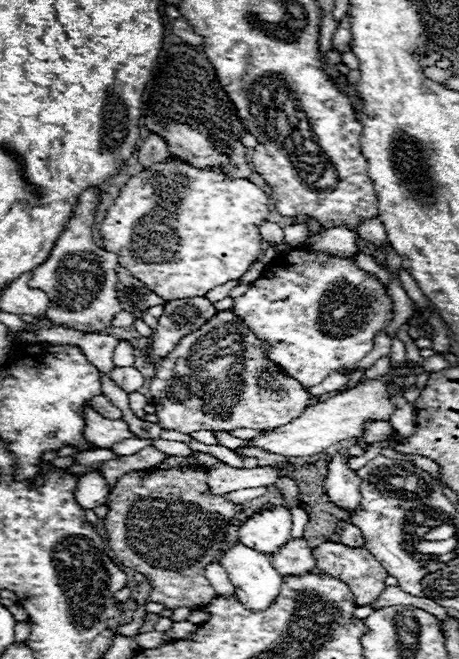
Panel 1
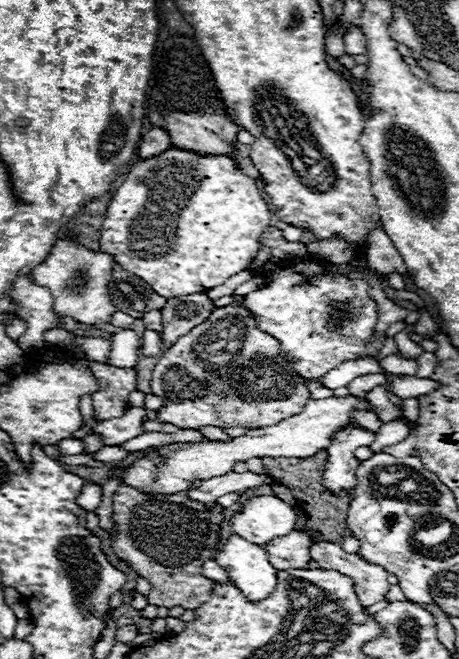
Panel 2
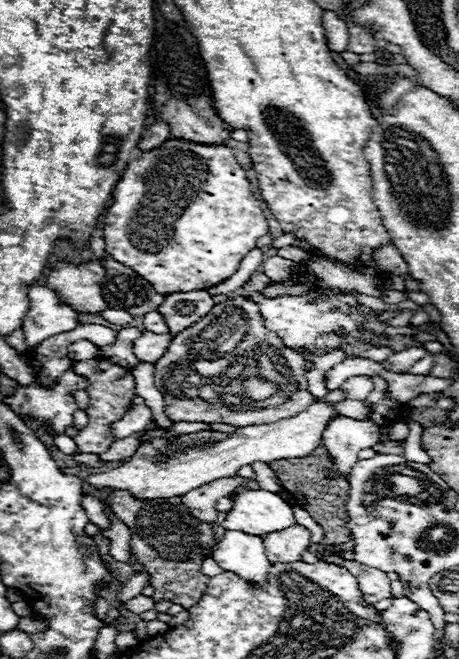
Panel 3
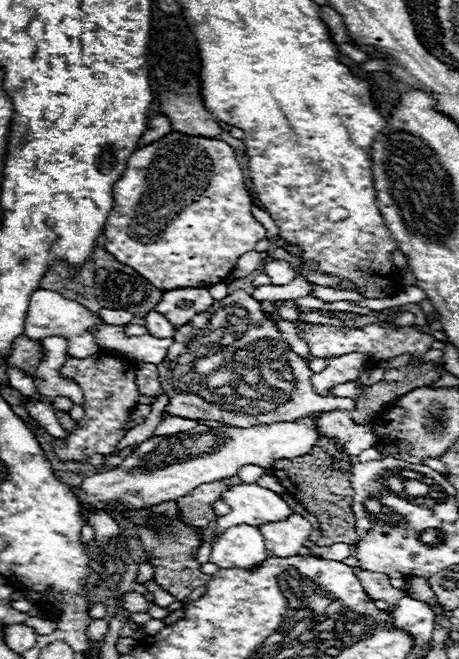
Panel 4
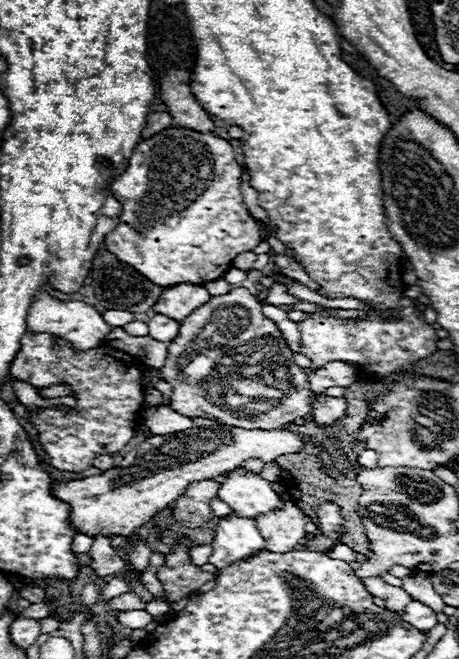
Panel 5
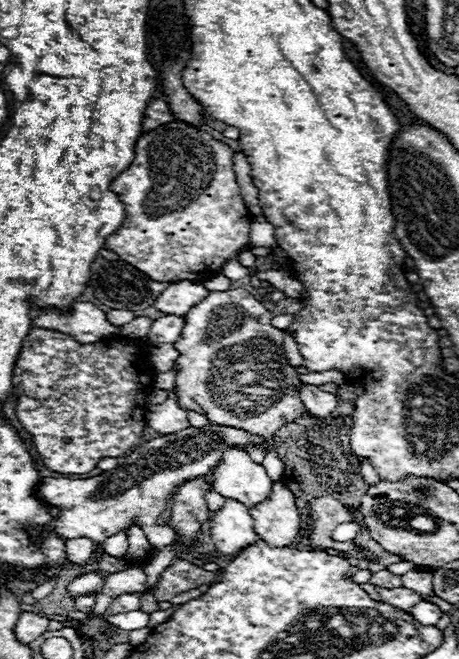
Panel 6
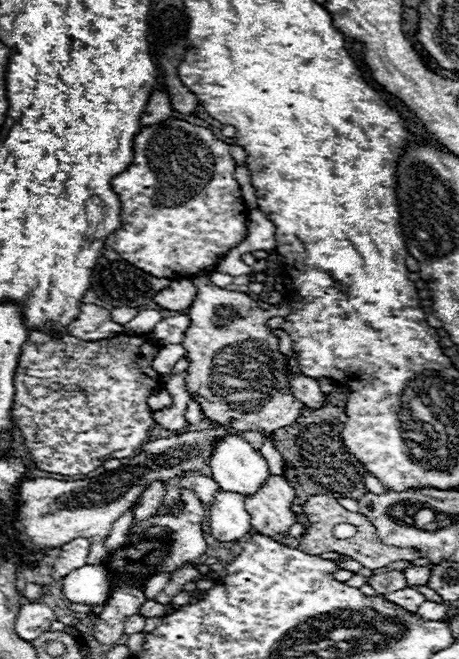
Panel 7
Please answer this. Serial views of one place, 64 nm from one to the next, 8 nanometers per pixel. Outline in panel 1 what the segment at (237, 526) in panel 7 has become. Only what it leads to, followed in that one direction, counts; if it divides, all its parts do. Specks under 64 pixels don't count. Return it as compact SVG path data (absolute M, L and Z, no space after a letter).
M236 544L232 546L220 560L220 564L226 568L228 578L236 590L236 598L244 604L244 608L252 610L252 612L264 612L268 610L274 600L280 594L280 586L282 586L282 576L276 572L276 568L270 564L268 556L244 546L244 544Z

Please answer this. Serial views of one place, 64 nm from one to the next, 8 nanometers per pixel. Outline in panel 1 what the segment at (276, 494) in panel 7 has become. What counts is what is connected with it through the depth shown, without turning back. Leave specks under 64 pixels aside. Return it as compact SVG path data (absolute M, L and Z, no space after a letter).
M290 540L280 552L270 556L272 566L282 576L300 576L308 574L316 566L316 558L312 556L312 550L306 546L304 540Z

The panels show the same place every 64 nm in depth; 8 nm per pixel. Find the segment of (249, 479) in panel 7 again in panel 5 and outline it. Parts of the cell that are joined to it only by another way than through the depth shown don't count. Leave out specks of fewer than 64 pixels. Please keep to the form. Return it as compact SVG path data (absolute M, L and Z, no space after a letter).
M242 468L230 472L220 486L220 500L242 518L256 520L260 514L274 512L282 506L280 496L272 490L270 482L260 476L242 474Z

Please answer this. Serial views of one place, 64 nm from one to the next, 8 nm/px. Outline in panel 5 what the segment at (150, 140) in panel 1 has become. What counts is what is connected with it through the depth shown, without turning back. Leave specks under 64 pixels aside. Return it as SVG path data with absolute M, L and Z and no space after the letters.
M166 110L164 112L152 112L152 114L148 114L142 140L148 140L148 138L156 136L158 132L162 132L162 130L166 130L170 126L172 126L172 116L168 116Z

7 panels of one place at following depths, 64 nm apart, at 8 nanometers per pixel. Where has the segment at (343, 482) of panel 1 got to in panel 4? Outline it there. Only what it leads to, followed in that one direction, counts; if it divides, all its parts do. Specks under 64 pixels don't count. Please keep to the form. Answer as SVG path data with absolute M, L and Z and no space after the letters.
M322 412L322 416L318 418L318 426L320 434L334 440L336 446L350 458L360 454L362 450L376 446L372 424L356 424L348 412Z

